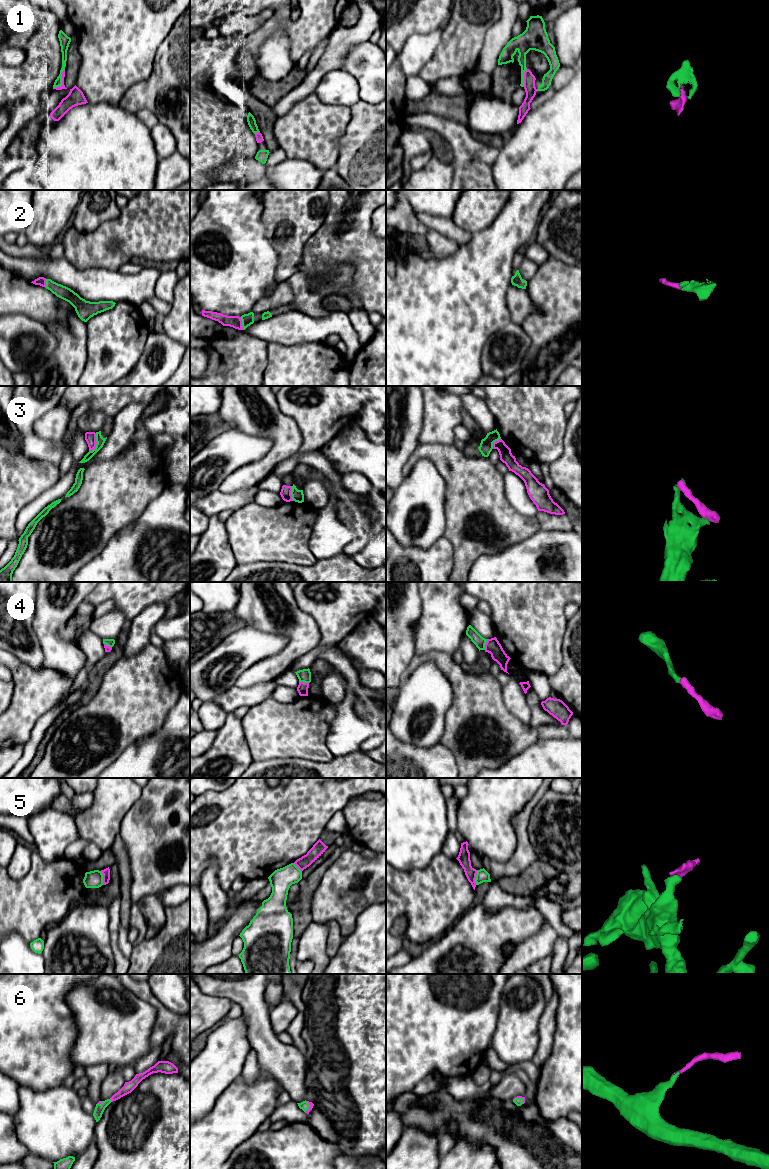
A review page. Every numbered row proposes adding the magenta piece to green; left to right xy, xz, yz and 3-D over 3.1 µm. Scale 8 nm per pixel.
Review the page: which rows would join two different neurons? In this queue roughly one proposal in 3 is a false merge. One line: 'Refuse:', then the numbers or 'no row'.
Refuse: 3, 5

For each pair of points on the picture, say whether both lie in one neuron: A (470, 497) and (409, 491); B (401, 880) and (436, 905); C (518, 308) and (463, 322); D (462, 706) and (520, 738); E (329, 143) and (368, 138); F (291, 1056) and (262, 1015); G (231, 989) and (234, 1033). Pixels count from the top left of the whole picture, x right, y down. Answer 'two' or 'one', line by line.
A: two
B: one
C: two
D: one
E: two
F: one
G: two

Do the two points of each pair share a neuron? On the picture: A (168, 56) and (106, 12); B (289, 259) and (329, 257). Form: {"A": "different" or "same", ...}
{"A": "different", "B": "same"}

